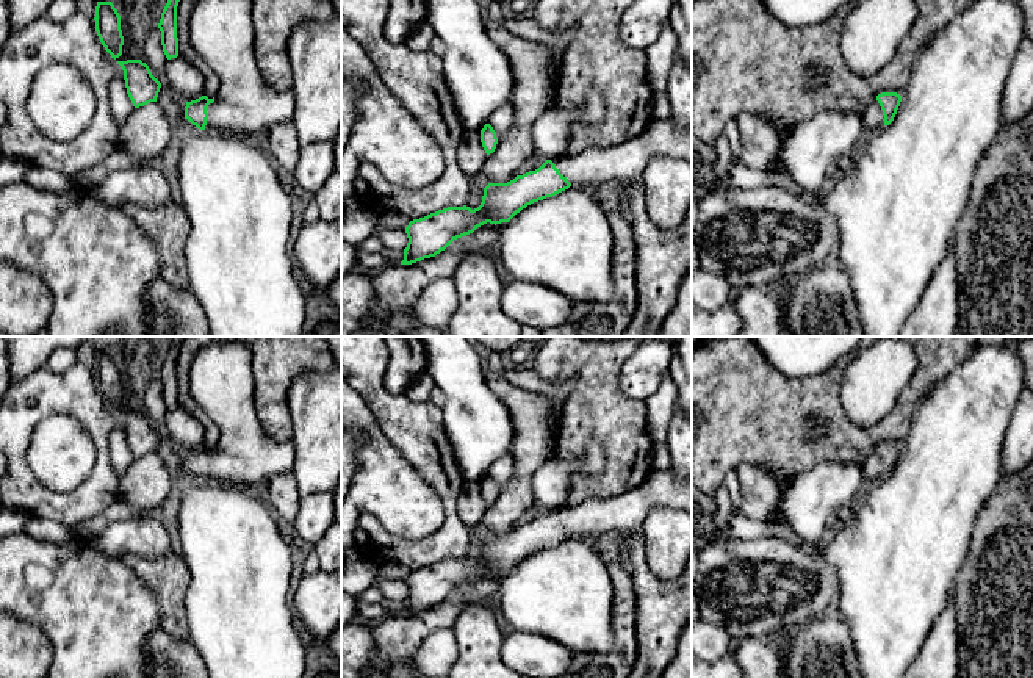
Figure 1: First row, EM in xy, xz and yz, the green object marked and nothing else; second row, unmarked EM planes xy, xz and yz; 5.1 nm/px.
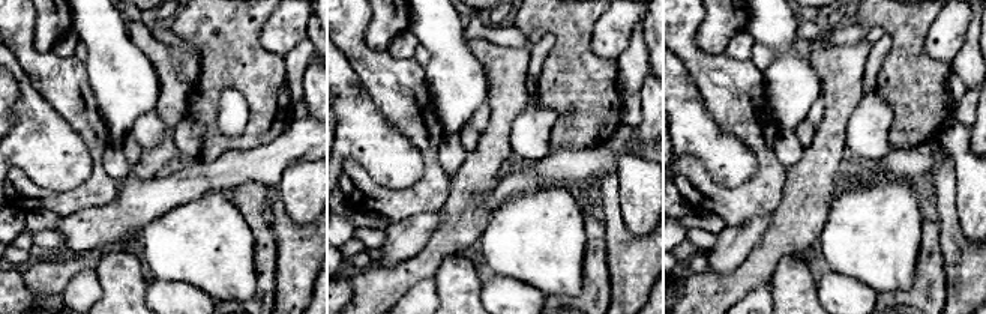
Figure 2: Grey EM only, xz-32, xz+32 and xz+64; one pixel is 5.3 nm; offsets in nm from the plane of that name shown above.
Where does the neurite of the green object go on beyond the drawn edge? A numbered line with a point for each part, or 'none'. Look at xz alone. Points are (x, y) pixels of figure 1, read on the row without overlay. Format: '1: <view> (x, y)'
1: xz (595, 517)

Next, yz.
1: yz (872, 468)

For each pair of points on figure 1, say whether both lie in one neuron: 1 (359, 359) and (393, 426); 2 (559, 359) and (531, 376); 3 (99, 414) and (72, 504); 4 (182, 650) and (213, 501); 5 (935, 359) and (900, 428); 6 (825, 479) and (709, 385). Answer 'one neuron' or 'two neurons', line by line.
1: one neuron
2: two neurons
3: one neuron
4: two neurons
5: one neuron
6: two neurons

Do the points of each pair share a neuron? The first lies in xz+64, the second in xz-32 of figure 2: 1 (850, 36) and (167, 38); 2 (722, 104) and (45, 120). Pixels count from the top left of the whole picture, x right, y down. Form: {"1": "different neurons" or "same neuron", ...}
{"1": "same neuron", "2": "different neurons"}

